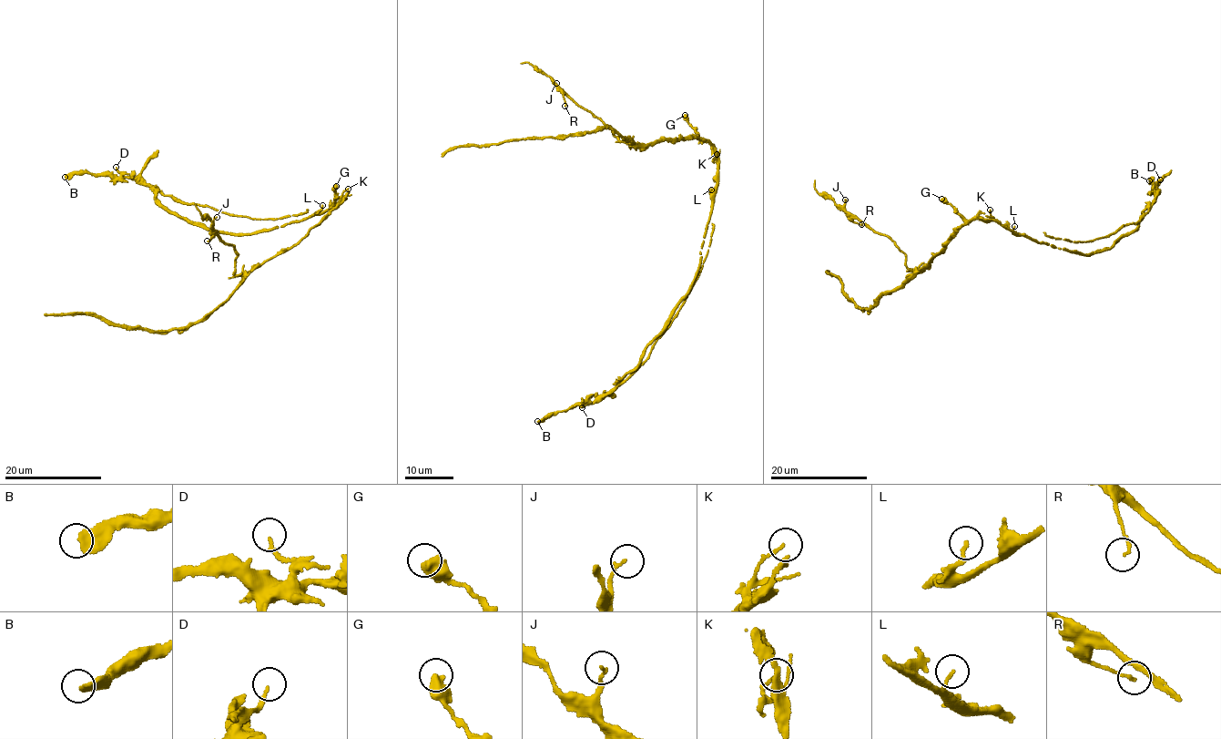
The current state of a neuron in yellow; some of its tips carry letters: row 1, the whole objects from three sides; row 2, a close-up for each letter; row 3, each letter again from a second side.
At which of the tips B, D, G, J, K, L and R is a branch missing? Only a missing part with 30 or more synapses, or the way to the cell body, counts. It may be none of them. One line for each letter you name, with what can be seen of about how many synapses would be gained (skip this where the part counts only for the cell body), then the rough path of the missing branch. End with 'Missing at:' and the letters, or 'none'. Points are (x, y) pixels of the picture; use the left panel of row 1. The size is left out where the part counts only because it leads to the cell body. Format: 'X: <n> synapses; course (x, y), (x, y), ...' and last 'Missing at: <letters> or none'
Missing at: none

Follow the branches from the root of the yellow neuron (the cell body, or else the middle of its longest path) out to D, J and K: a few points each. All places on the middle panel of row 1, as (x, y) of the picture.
D: (713, 190), (700, 267), (692, 286), (665, 331), (646, 346), (639, 364), (620, 377), (616, 385), (582, 407)
J: (713, 190), (717, 165), (715, 150), (708, 142), (691, 138), (637, 145), (620, 140), (611, 128), (556, 83)
K: (713, 190), (717, 174), (714, 157), (717, 154)

